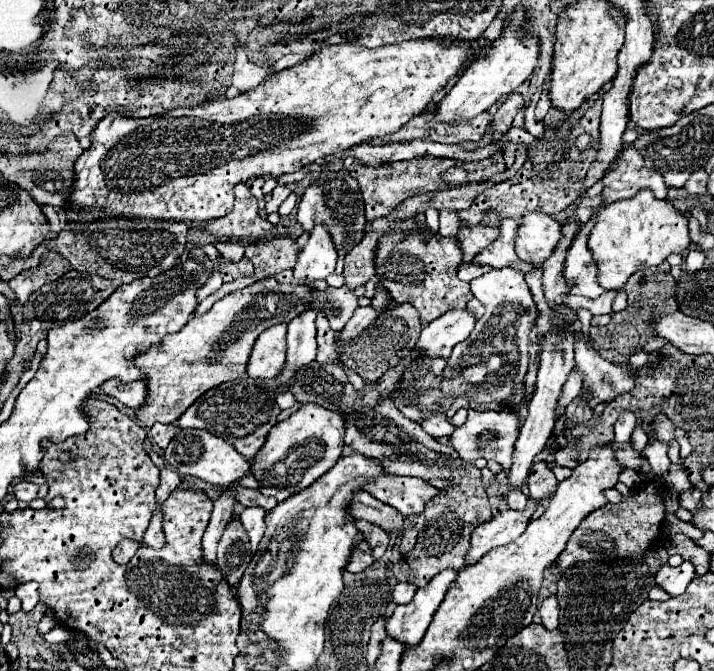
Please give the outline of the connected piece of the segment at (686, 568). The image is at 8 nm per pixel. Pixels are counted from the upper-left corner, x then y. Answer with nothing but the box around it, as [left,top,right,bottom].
[656,561,696,597]

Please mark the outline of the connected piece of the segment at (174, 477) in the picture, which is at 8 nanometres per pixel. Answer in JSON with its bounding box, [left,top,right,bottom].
[156,469,182,503]

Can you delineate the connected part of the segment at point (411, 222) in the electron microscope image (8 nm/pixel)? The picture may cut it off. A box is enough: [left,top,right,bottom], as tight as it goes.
[374,219,472,325]

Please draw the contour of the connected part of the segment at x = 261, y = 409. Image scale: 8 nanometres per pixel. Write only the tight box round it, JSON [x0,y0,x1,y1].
[178,375,282,459]

